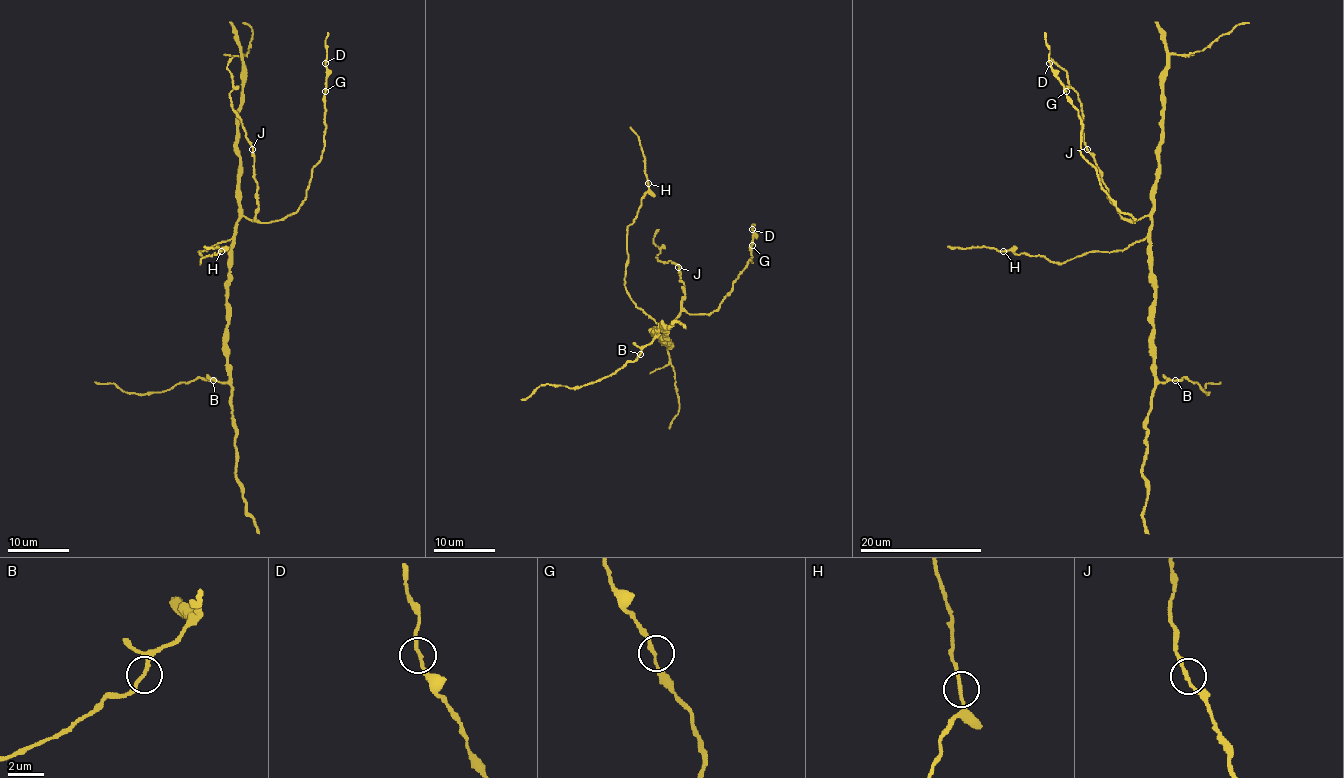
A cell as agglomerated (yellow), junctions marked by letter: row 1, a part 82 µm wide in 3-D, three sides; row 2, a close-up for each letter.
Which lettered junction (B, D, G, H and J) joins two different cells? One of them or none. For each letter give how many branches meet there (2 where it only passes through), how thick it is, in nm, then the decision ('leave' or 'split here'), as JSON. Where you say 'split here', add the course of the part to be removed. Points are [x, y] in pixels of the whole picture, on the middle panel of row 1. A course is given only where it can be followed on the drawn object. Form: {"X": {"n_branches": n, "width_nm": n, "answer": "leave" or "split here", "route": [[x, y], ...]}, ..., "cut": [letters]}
{"B": {"n_branches": 2, "width_nm": 200, "answer": "leave"}, "D": {"n_branches": 2, "width_nm": 190, "answer": "leave"}, "G": {"n_branches": 2, "width_nm": 190, "answer": "leave"}, "H": {"n_branches": 2, "width_nm": 170, "answer": "leave"}, "J": {"n_branches": 2, "width_nm": 180, "answer": "leave"}, "cut": []}

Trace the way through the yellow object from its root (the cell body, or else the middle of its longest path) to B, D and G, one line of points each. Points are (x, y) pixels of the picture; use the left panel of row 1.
B: (235, 237), (227, 287), (226, 348), (229, 379), (226, 382), (214, 381)
D: (235, 237), (235, 225), (241, 216), (255, 222), (282, 220), (305, 197), (311, 168), (324, 149), (325, 63)
G: (235, 237), (235, 225), (241, 216), (255, 222), (282, 220), (305, 197), (311, 168), (324, 149), (325, 91)

